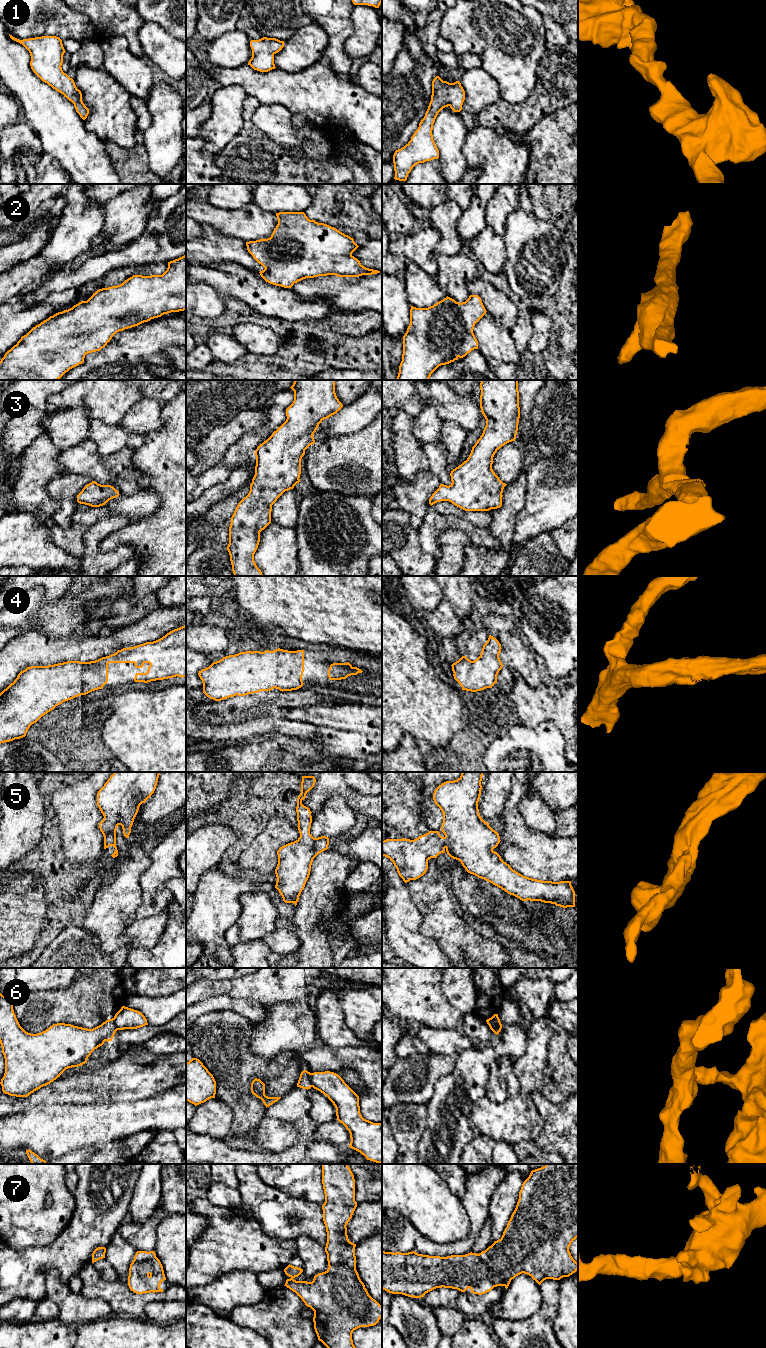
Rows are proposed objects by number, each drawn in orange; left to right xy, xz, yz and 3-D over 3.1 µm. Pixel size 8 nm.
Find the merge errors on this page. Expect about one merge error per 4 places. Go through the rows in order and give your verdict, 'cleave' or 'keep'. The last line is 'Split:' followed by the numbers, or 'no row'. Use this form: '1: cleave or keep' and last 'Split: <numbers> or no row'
1: keep
2: keep
3: keep
4: keep
5: keep
6: cleave
7: cleave
Split: 6, 7

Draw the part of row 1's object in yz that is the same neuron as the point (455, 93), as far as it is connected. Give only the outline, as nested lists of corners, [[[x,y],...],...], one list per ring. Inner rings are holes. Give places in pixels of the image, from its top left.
[[[436,76],[432,81],[432,95],[424,118],[411,140],[393,155],[395,180],[406,181],[412,168],[426,161],[439,158],[439,150],[433,140],[433,124],[438,113],[445,107],[460,112],[465,91],[459,81],[449,83]]]

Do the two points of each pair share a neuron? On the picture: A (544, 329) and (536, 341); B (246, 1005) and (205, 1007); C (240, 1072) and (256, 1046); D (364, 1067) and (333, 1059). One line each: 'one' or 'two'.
A: one
B: one
C: two
D: one

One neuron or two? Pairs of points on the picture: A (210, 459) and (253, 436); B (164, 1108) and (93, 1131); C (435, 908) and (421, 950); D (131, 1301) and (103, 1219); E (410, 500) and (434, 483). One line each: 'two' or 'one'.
A: two
B: one
C: two
D: two
E: one

